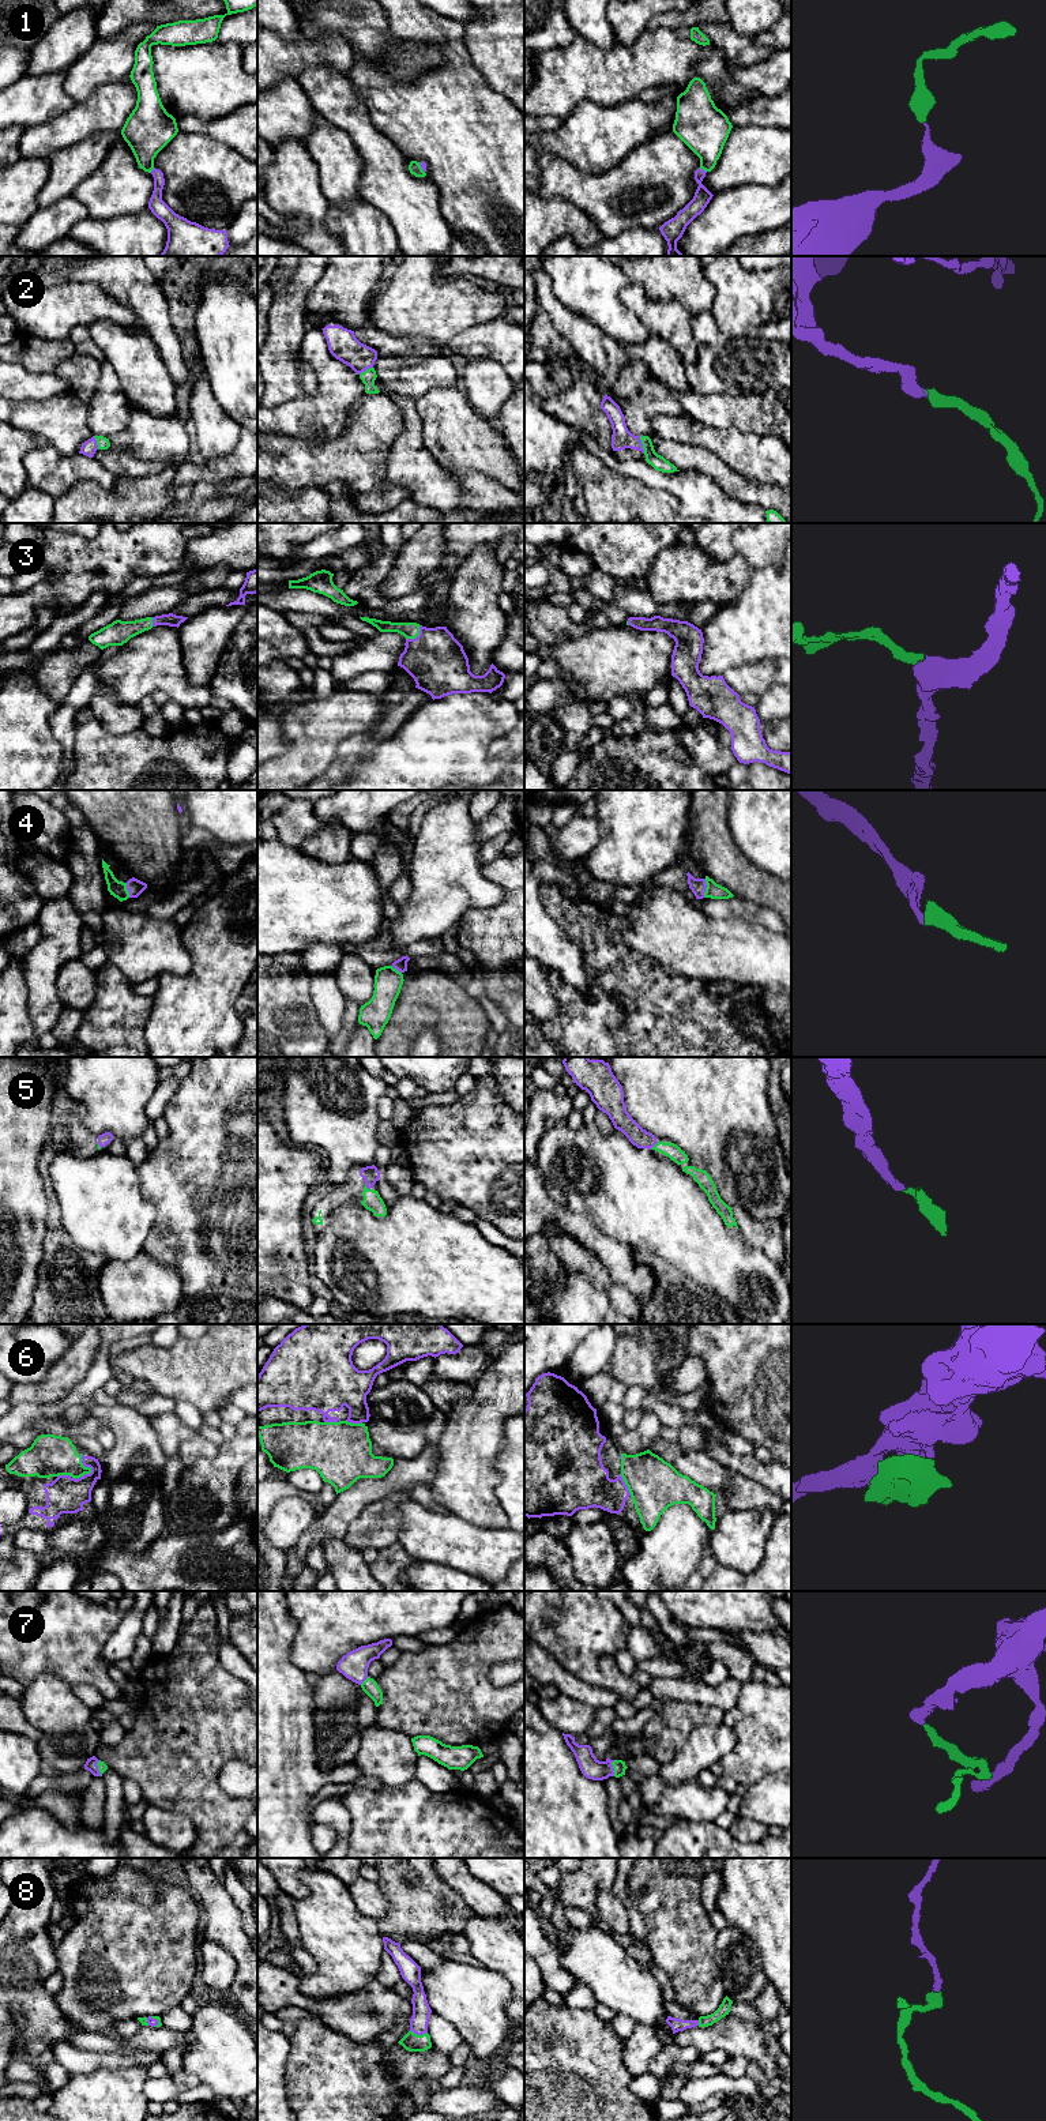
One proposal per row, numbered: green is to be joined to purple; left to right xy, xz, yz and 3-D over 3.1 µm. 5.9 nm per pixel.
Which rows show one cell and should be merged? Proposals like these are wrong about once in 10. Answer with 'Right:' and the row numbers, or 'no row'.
Right: 1, 2, 3, 4, 5, 6, 7, 8

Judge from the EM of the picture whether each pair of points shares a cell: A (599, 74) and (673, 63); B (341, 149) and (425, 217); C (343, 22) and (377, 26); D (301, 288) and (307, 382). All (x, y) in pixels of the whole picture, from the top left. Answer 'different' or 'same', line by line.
A: same
B: different
C: same
D: same

